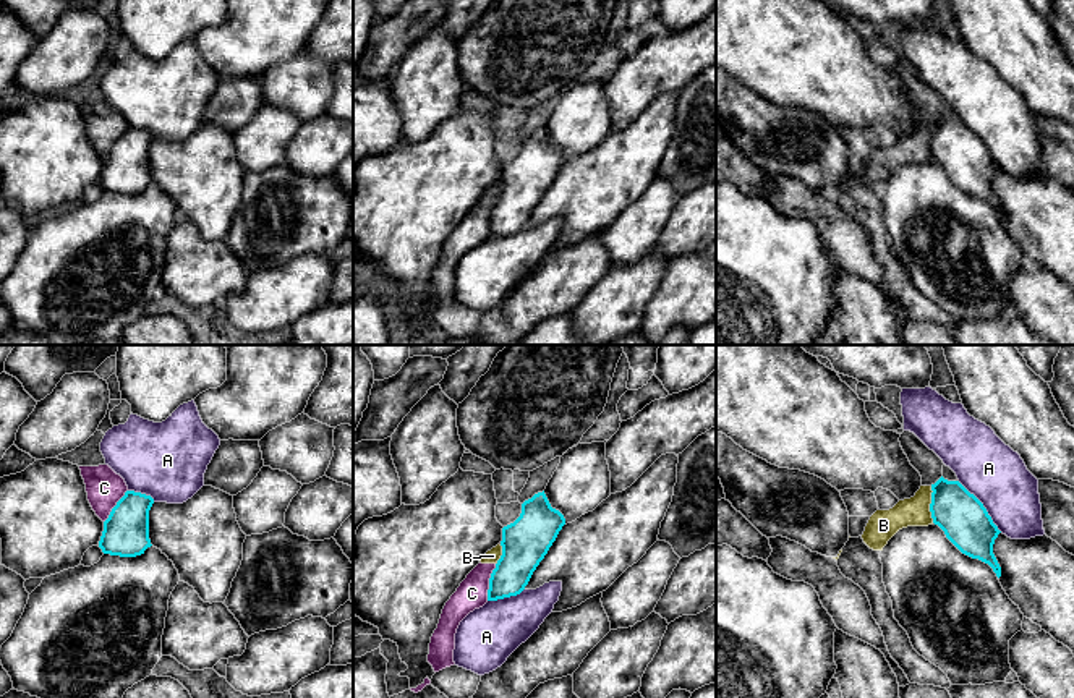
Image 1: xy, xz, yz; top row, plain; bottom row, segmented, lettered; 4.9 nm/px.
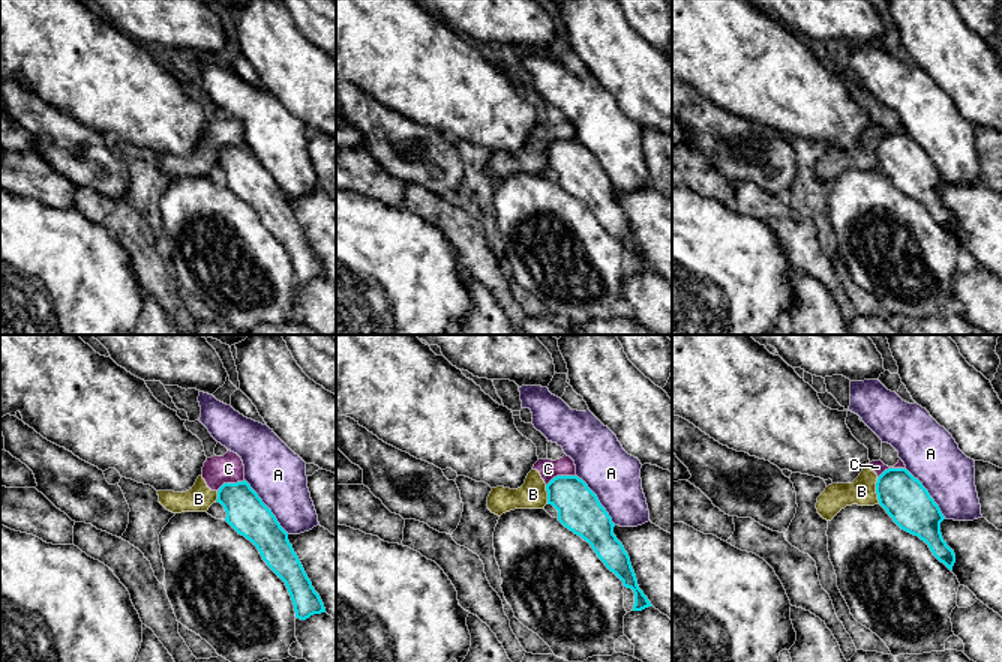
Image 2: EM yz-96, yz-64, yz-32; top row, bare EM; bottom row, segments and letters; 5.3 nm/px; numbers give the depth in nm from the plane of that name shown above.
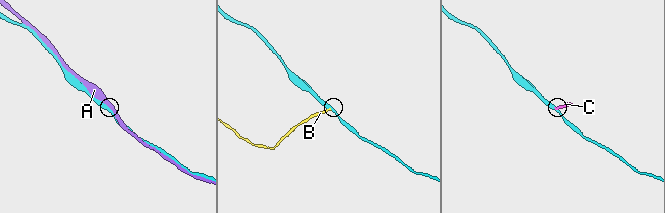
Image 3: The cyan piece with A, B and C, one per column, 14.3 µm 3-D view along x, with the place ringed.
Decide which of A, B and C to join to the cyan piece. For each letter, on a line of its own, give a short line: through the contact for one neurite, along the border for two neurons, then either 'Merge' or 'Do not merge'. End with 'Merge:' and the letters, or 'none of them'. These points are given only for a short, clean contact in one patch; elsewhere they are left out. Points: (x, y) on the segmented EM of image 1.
A: Do not merge
B: Line: yz (930, 486), (933, 522). Do not merge
C: Line: xz (496, 564), (486, 600). Do not merge
Merge: none of them

